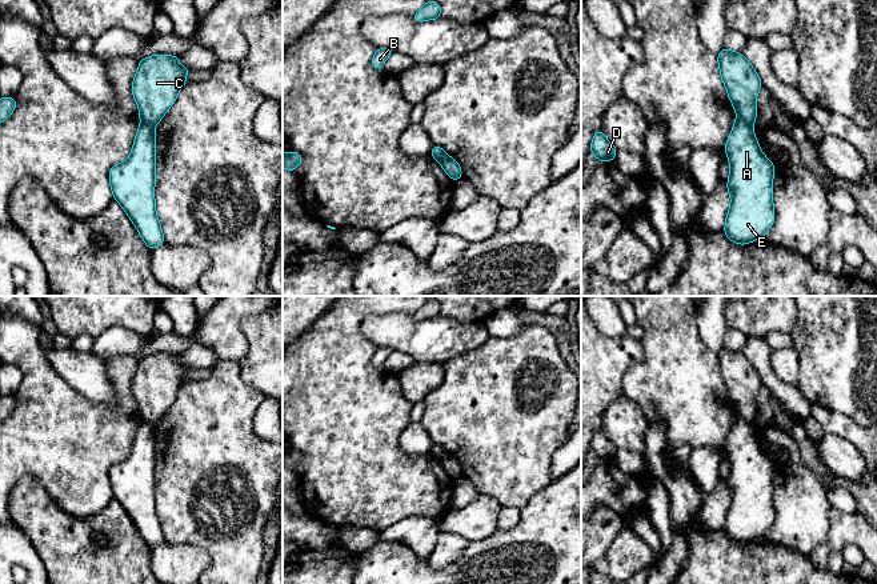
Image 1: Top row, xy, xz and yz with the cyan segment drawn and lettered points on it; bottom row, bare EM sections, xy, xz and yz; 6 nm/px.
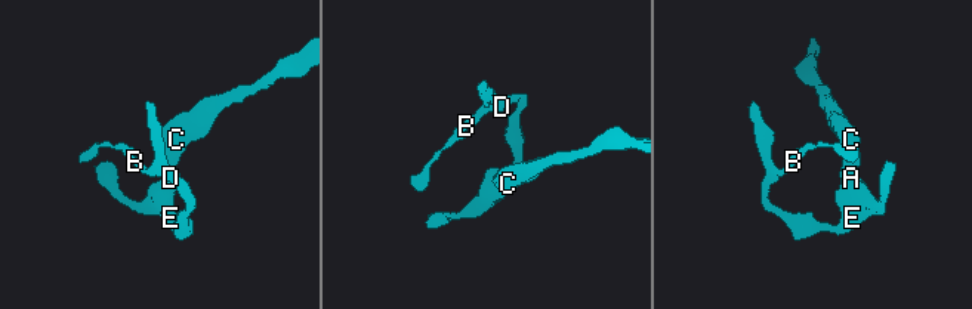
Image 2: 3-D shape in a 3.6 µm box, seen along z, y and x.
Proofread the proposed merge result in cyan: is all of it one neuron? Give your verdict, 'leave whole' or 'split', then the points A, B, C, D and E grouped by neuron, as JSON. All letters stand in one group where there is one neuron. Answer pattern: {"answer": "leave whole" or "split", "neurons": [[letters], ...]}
{"answer": "split", "neurons": [["A", "B", "D", "E"], ["C"]]}

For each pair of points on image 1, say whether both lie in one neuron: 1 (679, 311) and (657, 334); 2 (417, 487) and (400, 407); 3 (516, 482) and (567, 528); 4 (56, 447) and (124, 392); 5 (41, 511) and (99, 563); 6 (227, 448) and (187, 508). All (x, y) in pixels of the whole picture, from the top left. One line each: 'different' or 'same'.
1: same
2: same
3: different
4: same
5: same
6: same

